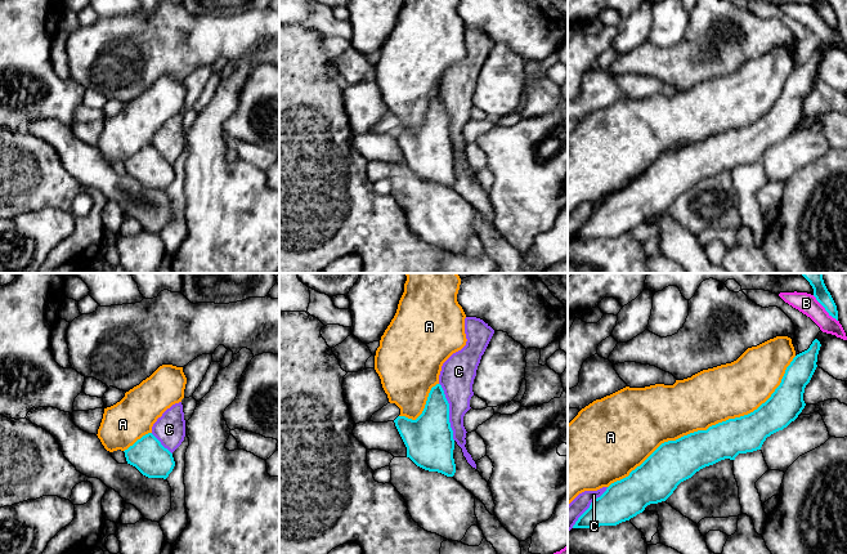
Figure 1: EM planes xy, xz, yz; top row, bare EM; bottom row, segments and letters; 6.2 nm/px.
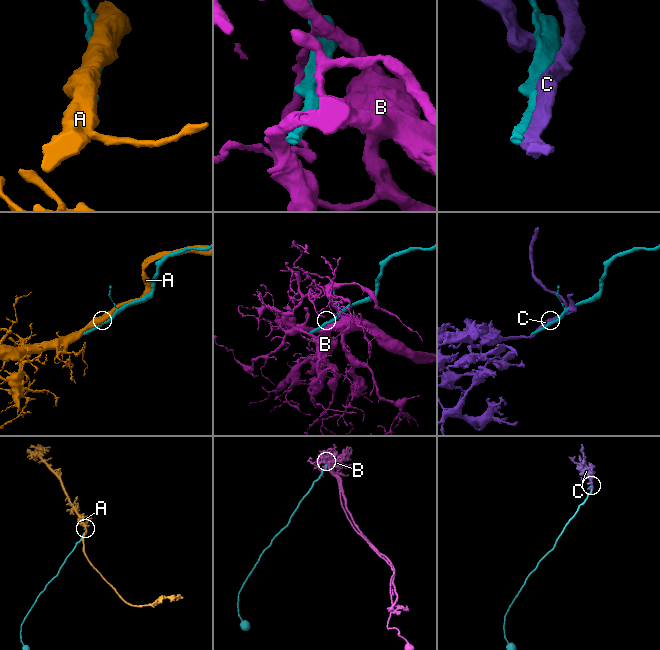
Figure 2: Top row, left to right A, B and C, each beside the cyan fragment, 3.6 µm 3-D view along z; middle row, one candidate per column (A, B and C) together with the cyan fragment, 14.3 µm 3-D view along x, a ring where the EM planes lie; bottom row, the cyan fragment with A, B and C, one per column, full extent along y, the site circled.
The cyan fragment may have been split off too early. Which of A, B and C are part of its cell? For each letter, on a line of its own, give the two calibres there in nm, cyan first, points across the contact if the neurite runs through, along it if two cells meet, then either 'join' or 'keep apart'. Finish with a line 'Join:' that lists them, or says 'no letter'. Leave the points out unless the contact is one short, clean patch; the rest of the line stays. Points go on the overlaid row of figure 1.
A: calibres 240 and 340 nm; join
B: calibres 110 and 130 nm; border yz (812, 295), (837, 321); keep apart
C: calibres 300 and 220 nm; keep apart
Join: A

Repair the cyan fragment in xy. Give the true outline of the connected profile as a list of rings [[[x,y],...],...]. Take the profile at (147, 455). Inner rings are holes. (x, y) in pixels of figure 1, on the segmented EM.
[[[162,365],[120,402],[104,408],[97,434],[104,448],[124,451],[127,464],[143,475],[166,479],[175,461],[152,434],[152,426],[167,408],[182,402],[185,384],[183,367]]]

